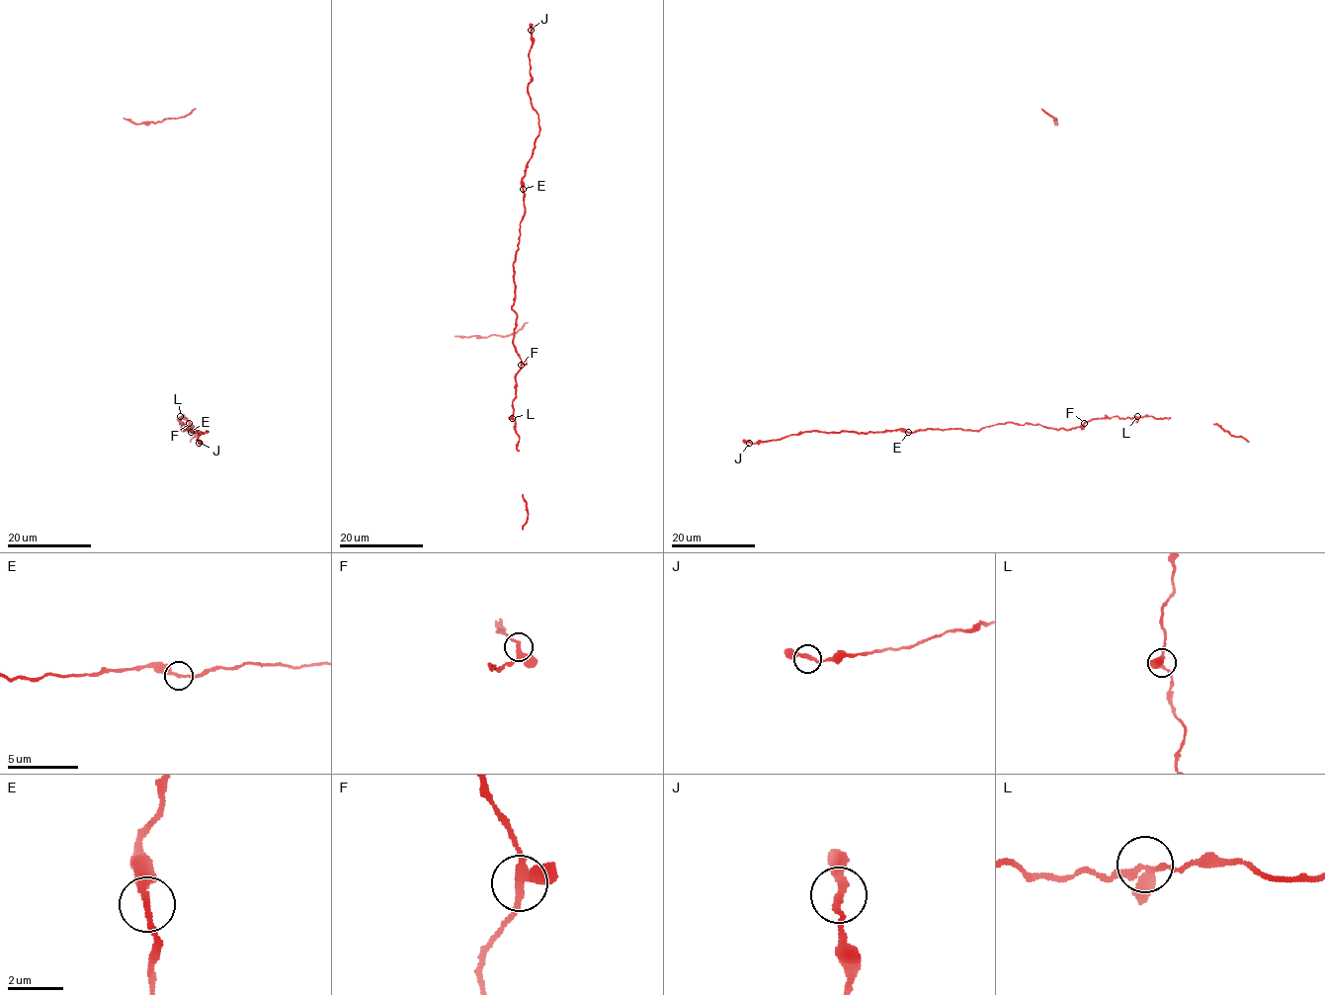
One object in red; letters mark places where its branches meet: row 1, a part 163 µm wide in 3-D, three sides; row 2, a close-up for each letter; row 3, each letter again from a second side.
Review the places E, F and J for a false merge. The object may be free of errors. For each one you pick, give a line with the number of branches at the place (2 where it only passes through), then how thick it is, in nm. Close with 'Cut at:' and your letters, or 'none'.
Cut at: none

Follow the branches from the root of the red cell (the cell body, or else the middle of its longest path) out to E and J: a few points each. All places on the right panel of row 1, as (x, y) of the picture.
E: (1079, 426), (1066, 430), (1029, 423), (1005, 423), (979, 430), (955, 428), (908, 432)
J: (1079, 426), (1066, 430), (1029, 423), (1005, 423), (979, 430), (805, 431), (779, 440), (749, 443)

